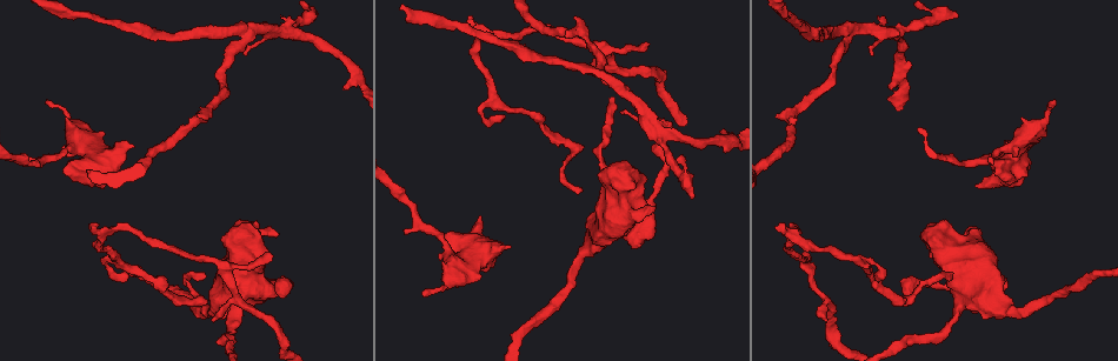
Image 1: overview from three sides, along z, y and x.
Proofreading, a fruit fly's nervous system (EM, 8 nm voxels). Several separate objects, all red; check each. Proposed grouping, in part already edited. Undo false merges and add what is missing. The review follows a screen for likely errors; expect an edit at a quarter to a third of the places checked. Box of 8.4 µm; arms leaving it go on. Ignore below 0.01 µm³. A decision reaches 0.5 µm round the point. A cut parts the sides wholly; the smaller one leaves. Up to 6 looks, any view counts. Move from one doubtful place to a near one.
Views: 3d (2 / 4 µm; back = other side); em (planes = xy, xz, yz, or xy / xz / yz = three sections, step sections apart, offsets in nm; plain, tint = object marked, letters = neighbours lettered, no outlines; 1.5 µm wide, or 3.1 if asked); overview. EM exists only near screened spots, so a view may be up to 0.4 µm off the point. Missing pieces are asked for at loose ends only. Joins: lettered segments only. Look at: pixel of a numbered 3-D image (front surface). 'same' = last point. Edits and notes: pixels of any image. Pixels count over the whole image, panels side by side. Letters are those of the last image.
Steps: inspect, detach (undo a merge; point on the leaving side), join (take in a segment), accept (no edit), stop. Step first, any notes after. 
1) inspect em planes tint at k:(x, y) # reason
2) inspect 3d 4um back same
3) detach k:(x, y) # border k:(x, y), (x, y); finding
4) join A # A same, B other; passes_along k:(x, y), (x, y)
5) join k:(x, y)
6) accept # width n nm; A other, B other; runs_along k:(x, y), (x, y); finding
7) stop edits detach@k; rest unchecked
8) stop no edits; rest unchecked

inspect 3d 2um at 1:(826, 317) # thin end

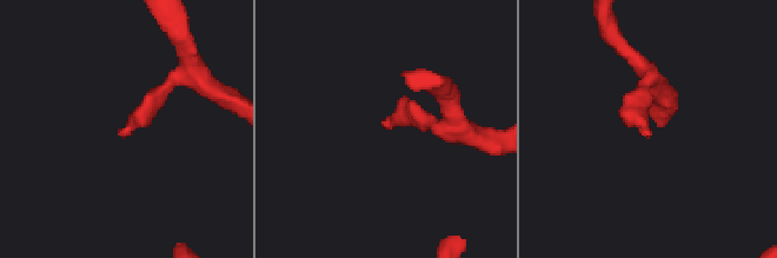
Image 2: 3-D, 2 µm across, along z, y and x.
inspect em planes letters at 2:(120, 130) # shape alone is not enough

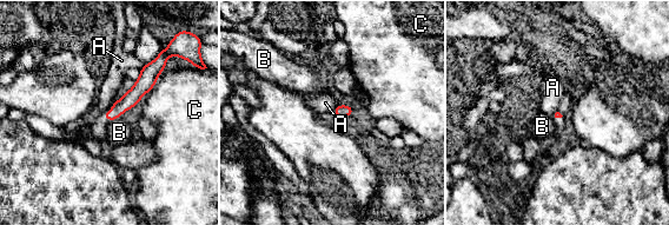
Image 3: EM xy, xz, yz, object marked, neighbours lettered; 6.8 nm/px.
accept # A other, B other, C other; runs_along 3:(159, 67), (107, 114); none of them fits

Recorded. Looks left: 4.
inspect 3d 2um at 1:(104, 232) # sharp bend

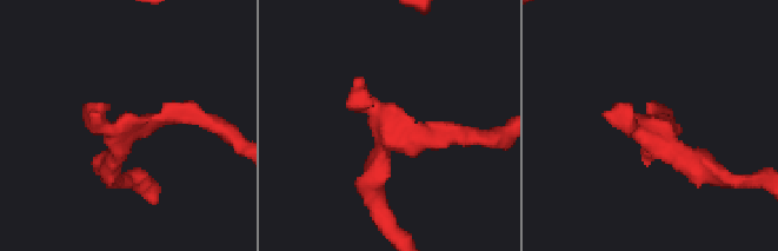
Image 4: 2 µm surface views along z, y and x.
inspect em planes tint at 4:(664, 133) # need the tissue

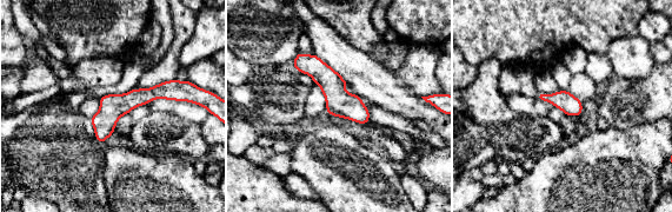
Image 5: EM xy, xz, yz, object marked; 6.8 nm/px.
inspect em planes letters same # what lies round it

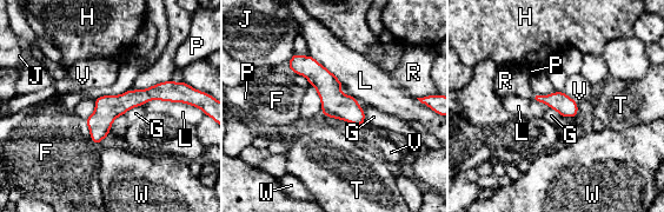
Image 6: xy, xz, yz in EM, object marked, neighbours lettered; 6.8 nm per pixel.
accept # F other, G other, H other, J other, L other, P other, R other, T other, V other, W other; runs_along 6:(177, 95), (124, 101), (94, 139); one neuron here

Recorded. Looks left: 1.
stop no edits; rest unchecked

